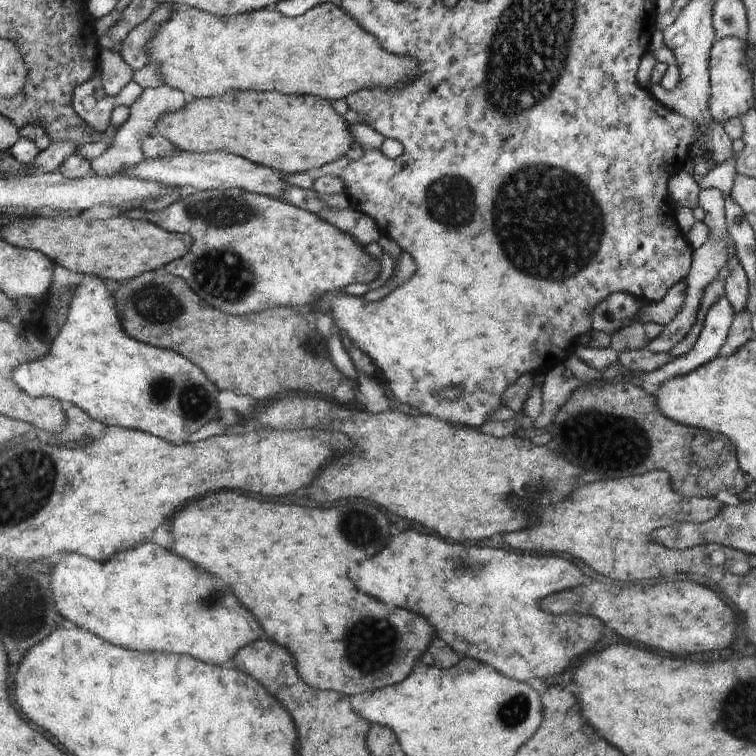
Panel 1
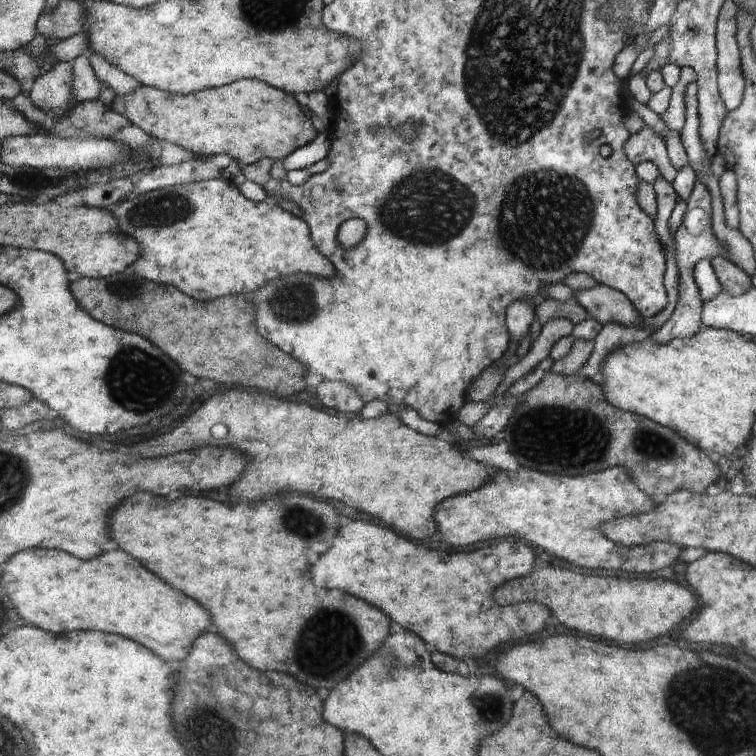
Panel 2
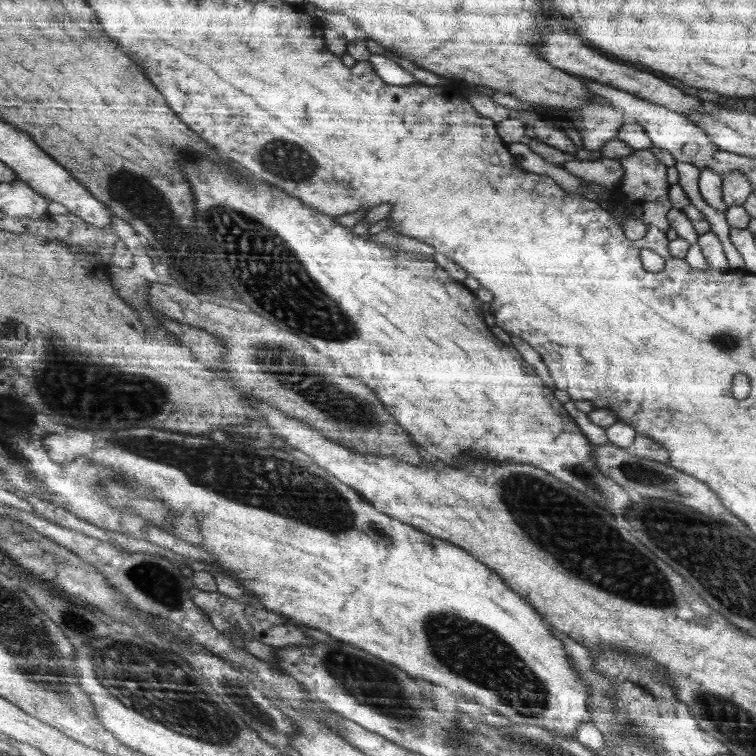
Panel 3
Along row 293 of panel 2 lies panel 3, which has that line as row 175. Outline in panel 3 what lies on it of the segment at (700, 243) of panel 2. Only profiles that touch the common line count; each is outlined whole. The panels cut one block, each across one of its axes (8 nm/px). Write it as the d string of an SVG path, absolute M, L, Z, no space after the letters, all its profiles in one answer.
M677 161L675 164L679 174L679 188L685 192L690 203L696 207L699 212L704 214L710 223L710 231L714 232L721 240L723 252L727 256L727 261L731 270L744 268L742 255L737 252L729 237L731 230L730 224L725 218L725 214L714 209L702 198L700 189L698 188L700 169L693 164Z

